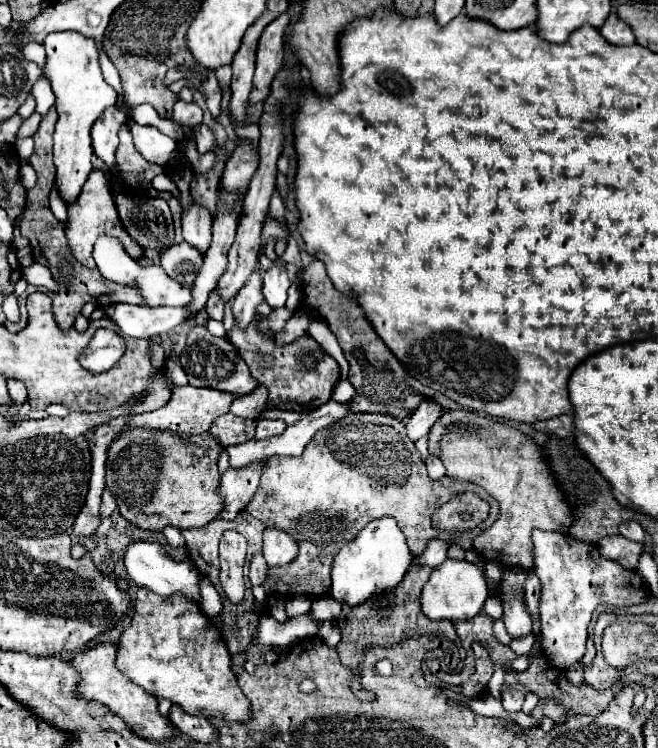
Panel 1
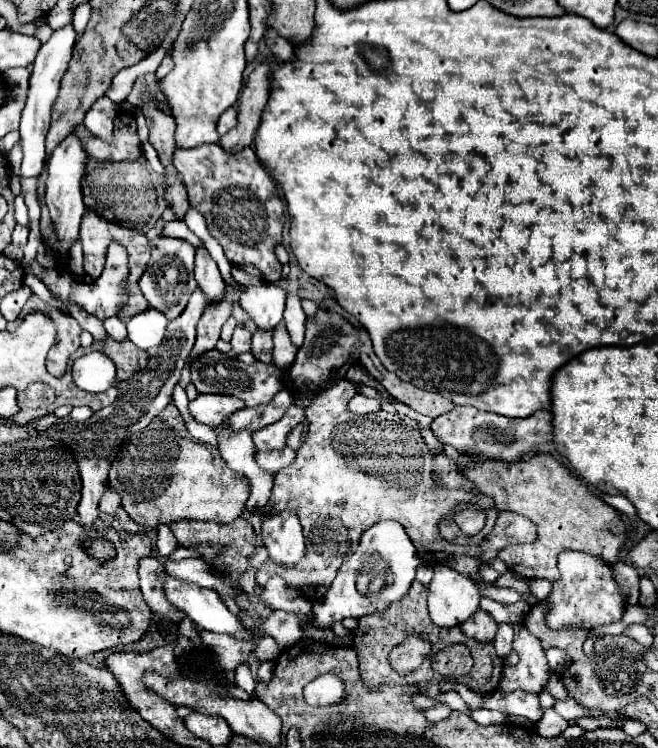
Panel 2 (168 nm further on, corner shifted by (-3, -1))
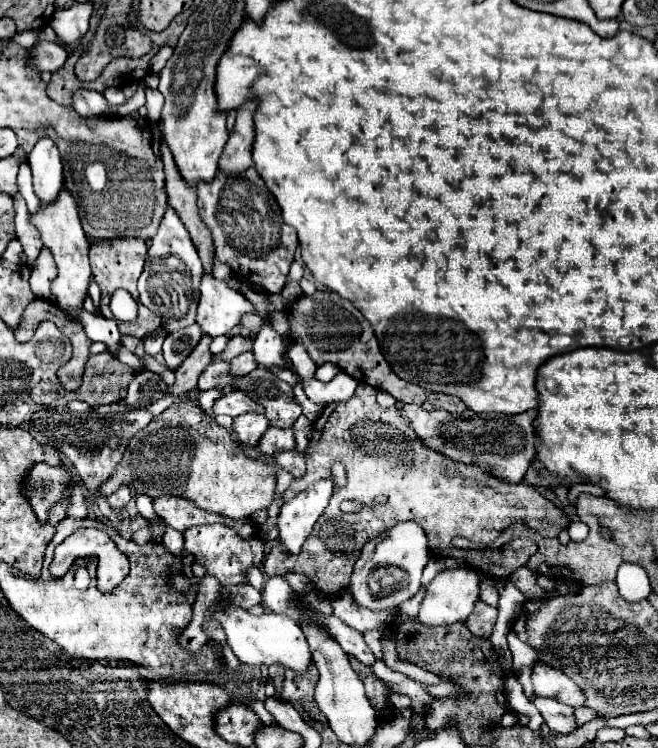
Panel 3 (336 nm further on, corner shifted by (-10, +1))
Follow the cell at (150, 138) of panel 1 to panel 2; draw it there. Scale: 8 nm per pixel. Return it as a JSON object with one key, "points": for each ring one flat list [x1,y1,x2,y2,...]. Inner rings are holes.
{"points":[[203,144,191,150,177,146,173,152,173,166,189,192,189,204,205,216,207,230,223,246,229,262,253,264,263,272,267,282,279,280,281,264,273,248,281,242,281,228,285,222,283,202,255,152,251,148,227,152,219,144]]}

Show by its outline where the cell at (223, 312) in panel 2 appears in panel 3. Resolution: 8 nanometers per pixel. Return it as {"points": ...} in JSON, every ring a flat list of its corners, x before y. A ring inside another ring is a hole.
{"points":[[202,336,198,346,192,350,192,354,174,370,176,382,166,388,166,394,182,396,182,394,188,394,192,388,196,388,198,376,202,374,206,364,210,364,210,360,212,360,212,354,208,350,210,340,212,340,210,336]]}

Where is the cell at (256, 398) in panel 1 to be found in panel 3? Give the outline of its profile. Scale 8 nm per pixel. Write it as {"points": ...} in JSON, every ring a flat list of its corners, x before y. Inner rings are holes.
{"points":[[250,412,250,414,242,414,238,418,234,418,234,424,232,424,232,430,236,432,238,440,246,446,258,446,262,434,266,432,268,428,268,420,264,414,256,414,256,412]]}

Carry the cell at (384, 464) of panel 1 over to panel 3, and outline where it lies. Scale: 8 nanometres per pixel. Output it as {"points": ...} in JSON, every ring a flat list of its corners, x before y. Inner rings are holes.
{"points":[[360,382,350,400,332,402,322,408,320,418,314,422,312,440,306,448,308,470,302,478,292,480,288,490,282,494,282,500,288,502,312,482,324,478,332,480,330,466,334,460,340,460,346,466,348,484,344,488,334,488,330,506,320,516,298,556,290,556,290,552,282,546,272,548,264,562,268,576,298,572,324,594,336,594,348,588,352,568,362,552,362,546,374,536,390,530,394,524,410,520,424,528,434,554,464,560,464,564,480,576,502,580,522,568,526,560,537,552,538,548,532,540,512,540,512,544,500,550,456,550,456,554,452,554,450,540,462,536,474,542,494,542,508,526,522,522,542,536,556,536,556,530,568,528,570,520,566,512,546,500,530,480,524,478,522,482,512,484,486,474,478,466,458,464,438,452,432,452,412,430,408,430,408,422,400,416,396,406,382,408,376,402,376,392,378,390,374,386],[380,494,388,496,388,504,372,506],[342,500,356,500,364,506,362,510,346,514,340,510]]}

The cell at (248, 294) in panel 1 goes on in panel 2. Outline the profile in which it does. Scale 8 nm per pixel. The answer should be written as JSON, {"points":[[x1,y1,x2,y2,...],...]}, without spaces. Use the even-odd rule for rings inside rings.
{"points":[[237,324,233,338,231,338,231,346,235,352,249,352,251,350,251,332,247,330,245,324]]}

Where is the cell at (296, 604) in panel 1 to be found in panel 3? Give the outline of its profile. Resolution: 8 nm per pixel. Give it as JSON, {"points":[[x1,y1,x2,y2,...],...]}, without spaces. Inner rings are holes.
{"points":[[220,602,216,606,214,614,220,620,220,624,228,636,228,646,232,648,232,652,238,656,240,662,256,664,256,666,278,664,278,666,290,668,298,674,304,674,308,670,308,666,312,662,308,642,306,642,304,632,300,630,300,626,294,620,290,620,282,614,274,614,274,612,268,612,264,616,252,616,244,608,232,606,226,602]]}

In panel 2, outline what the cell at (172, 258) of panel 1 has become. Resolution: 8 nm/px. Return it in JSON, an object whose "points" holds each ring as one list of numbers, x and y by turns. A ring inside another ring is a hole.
{"points":[[155,238,151,242,151,262,143,278,139,280,139,288,147,298,149,306,161,310,169,320,177,318,185,310,191,292,197,288,193,276,193,258,195,248,189,242,177,238]]}

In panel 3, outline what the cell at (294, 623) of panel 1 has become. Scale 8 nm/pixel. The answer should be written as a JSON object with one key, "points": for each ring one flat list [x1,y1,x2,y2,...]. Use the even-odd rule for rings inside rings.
{"points":[[400,522,384,534,386,536,378,536,362,548,362,554,354,564,352,582,348,588,354,594,354,600,368,610,398,608,404,600,412,598,420,590,420,576,430,560,428,540,418,524]]}

